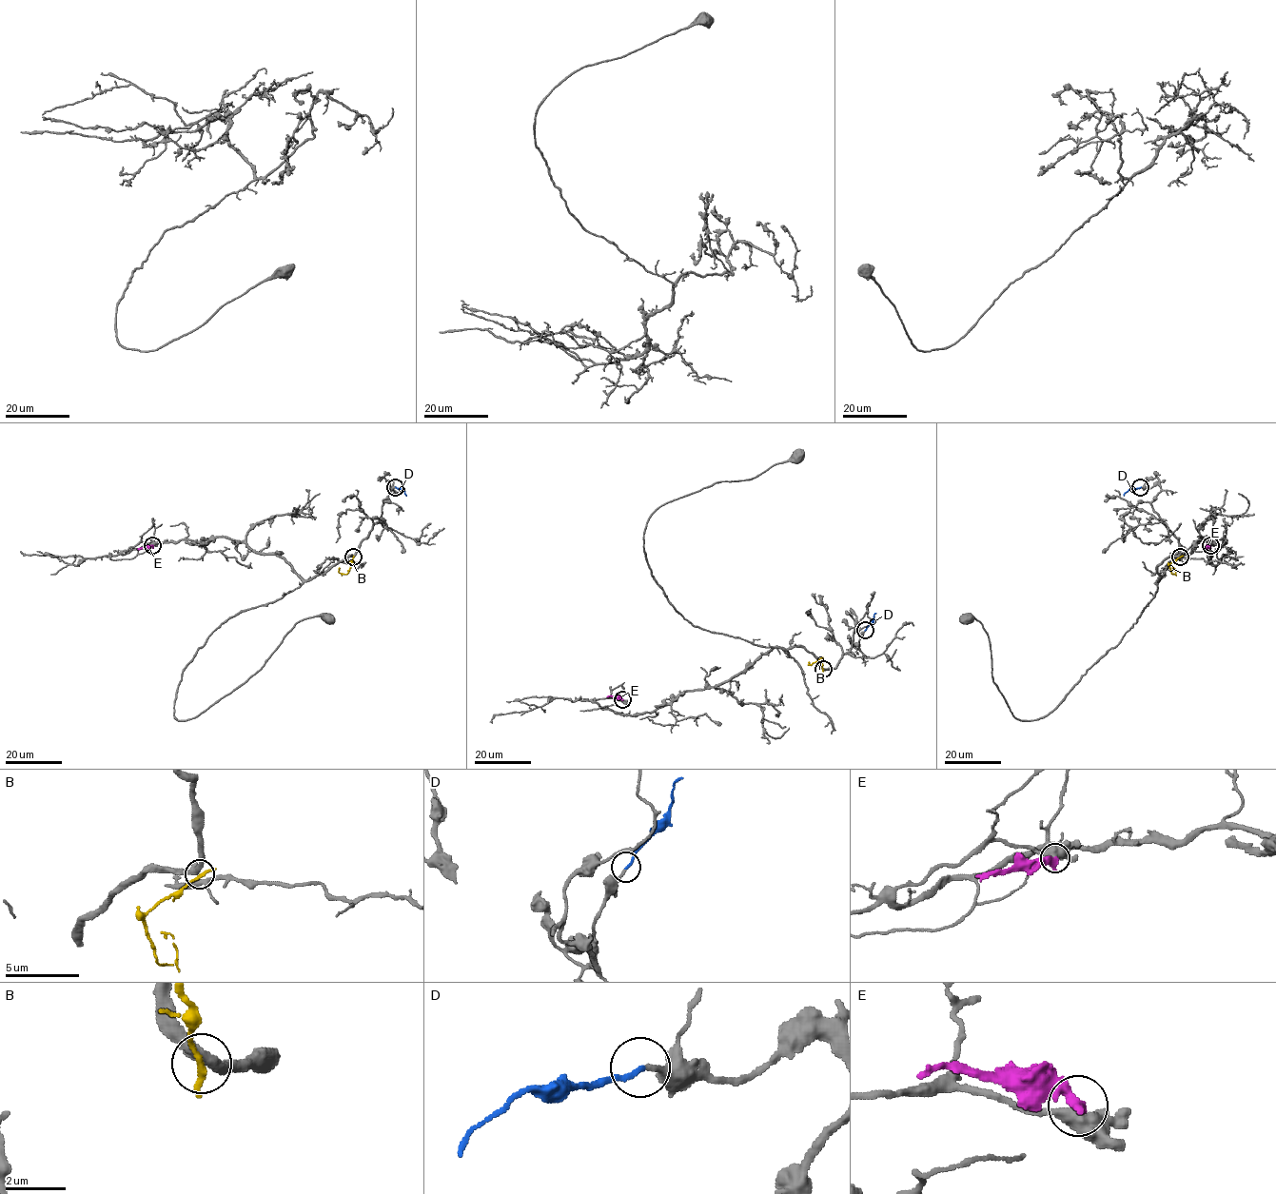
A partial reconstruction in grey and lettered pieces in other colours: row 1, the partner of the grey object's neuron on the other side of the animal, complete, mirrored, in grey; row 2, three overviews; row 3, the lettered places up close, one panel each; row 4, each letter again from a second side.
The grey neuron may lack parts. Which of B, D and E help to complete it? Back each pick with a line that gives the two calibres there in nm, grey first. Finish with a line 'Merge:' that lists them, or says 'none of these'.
D: 190 nm thick on the grey side, 160 nm on the other
Merge: D

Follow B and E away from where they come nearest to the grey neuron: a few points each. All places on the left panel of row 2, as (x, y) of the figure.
B: (353, 557), (347, 573), (340, 573), (339, 567)
E: (152, 545), (137, 549)

